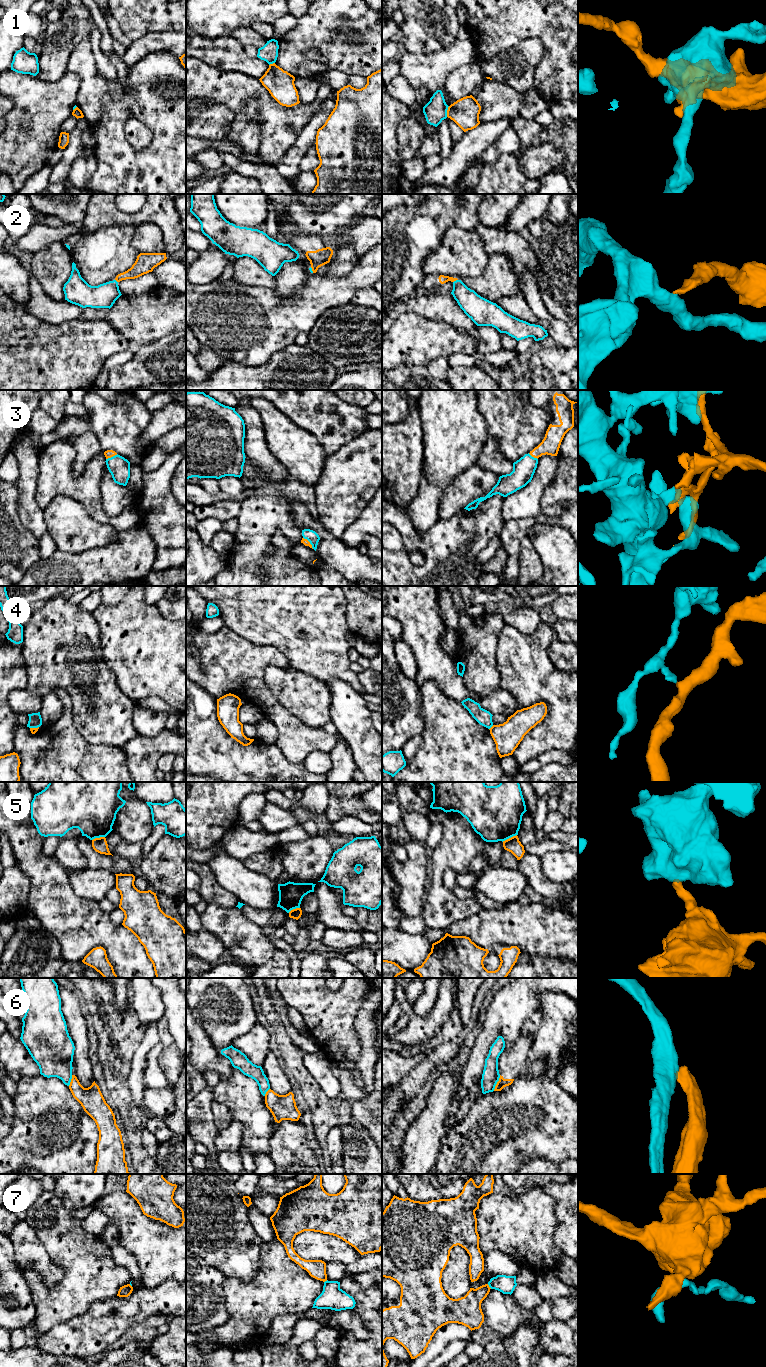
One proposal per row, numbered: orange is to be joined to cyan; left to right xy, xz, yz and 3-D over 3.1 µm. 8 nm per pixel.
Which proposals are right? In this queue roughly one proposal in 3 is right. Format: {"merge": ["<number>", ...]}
{"merge": ["3"]}

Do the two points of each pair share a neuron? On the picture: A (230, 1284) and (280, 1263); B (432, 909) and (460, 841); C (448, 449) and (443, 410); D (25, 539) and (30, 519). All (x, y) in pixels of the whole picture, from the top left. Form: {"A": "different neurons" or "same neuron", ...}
{"A": "same neuron", "B": "same neuron", "C": "same neuron", "D": "different neurons"}

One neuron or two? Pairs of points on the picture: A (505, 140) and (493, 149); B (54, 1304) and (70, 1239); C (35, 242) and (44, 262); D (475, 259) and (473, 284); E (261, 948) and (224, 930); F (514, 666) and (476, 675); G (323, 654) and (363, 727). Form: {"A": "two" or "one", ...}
{"A": "one", "B": "one", "C": "two", "D": "two", "E": "one", "F": "two", "G": "two"}

